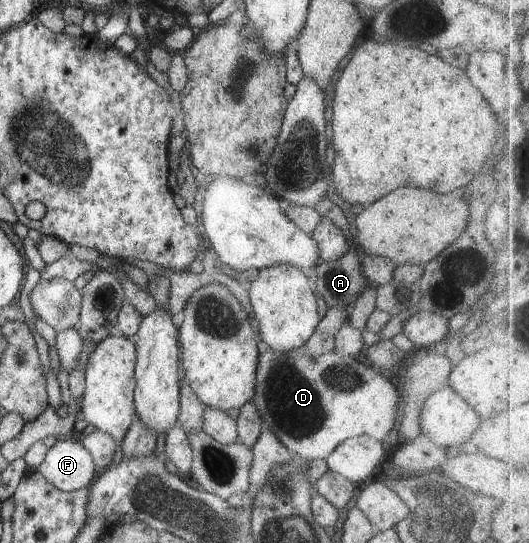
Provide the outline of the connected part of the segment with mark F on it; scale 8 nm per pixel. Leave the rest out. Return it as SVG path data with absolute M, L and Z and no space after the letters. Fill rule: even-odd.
M80 438L67 439L57 441L54 447L48 449L46 459L36 471L50 485L62 492L72 492L89 487L96 475L96 465Z

